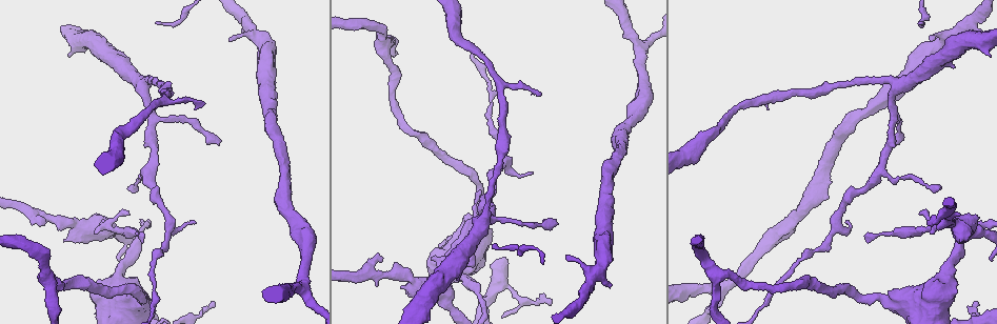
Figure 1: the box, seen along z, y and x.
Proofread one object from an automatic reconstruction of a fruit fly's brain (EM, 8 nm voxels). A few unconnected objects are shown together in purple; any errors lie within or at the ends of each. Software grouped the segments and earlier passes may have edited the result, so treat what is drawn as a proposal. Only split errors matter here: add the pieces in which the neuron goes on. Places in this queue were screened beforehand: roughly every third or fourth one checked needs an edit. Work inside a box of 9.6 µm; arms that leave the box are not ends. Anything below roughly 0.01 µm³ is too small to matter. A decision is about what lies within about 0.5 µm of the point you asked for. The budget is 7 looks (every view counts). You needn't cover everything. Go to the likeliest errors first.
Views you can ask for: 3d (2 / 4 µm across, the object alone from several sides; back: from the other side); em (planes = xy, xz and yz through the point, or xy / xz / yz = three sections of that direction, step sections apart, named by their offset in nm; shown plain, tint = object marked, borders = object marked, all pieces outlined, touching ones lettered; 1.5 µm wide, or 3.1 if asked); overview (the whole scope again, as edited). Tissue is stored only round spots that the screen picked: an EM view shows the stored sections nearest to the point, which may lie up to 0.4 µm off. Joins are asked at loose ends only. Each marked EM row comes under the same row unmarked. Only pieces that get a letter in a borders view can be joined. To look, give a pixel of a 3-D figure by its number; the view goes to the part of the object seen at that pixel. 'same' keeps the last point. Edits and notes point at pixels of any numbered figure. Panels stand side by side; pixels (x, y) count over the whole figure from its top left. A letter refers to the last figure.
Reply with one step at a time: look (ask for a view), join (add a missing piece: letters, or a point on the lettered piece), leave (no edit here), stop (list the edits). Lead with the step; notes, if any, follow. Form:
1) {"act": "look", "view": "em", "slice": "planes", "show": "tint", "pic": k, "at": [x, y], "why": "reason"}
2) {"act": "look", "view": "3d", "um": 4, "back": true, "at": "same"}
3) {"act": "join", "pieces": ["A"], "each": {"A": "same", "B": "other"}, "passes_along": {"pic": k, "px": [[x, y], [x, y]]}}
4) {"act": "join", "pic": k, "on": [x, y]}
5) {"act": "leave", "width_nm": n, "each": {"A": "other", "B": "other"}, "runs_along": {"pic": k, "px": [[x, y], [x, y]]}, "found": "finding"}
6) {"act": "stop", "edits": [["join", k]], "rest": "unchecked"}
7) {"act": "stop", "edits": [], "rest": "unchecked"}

{"act": "look", "view": "em", "slice": "xz", "step": 8, "show": "tint", "pic": 1, "at": [550, 304], "why": "tapers out"}

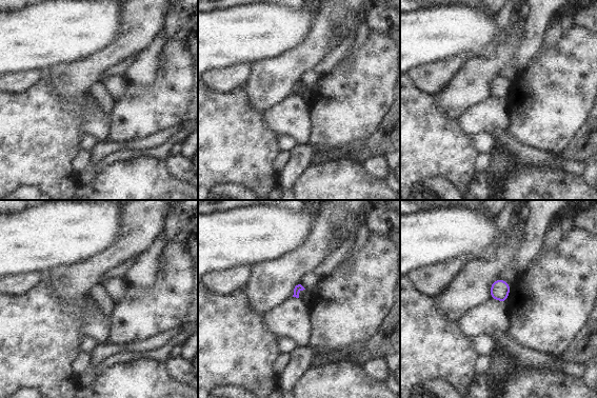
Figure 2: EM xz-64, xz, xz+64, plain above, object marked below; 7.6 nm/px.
{"act": "look", "view": "em", "slice": "planes", "show": "borders", "at": "same"}

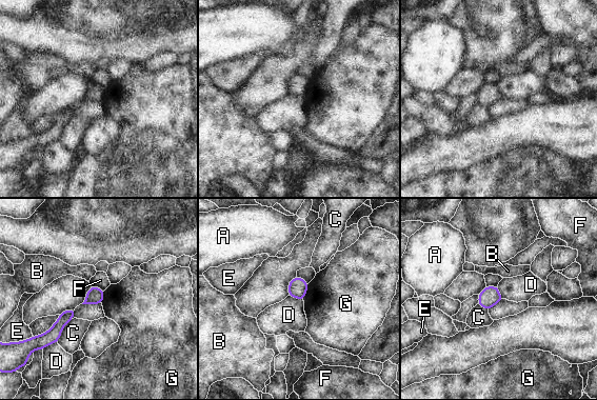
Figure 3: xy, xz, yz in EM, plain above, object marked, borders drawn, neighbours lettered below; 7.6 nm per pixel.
{"act": "leave", "each": {"A": "other", "B": "other", "C": "other", "D": "other", "E": "other", "F": "other", "G": "other"}, "border": {"pic": 3, "px": [[287, 296], [302, 300]]}, "found": "no lettered piece goes on from it"}

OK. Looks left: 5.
{"act": "look", "view": "3d", "um": 2, "pic": 1, "at": [541, 95], "why": "thin end"}

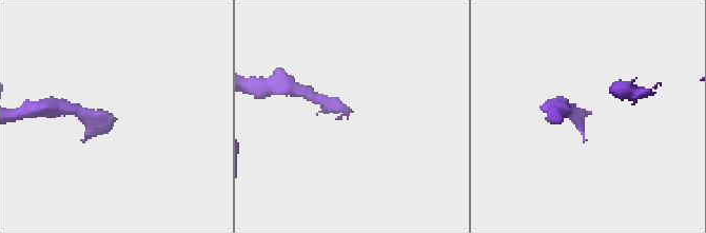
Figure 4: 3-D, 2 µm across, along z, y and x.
{"act": "look", "view": "em", "slice": "planes", "show": "borders", "pic": 4, "at": [583, 122], "why": "need the tissue"}

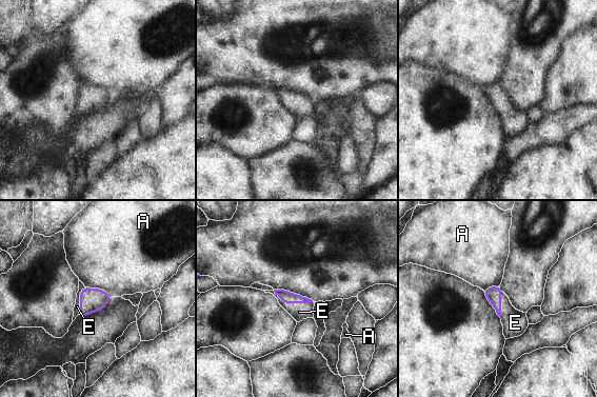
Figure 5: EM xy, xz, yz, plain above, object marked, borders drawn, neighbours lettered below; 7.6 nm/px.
{"act": "join", "pieces": ["E"], "each": {"A": "other", "E": "same"}, "passes_along": {"pic": 5, "px": [[286, 297], [293, 302], [299, 312]]}, "found": "the neuron continues"}

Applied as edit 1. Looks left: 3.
{"act": "look", "view": "em", "slice": "planes", "show": "borders", "pic": 1, "at": [127, 189], "why": "thin end"}

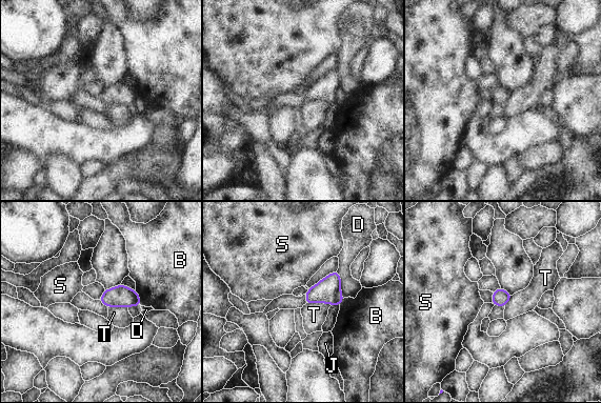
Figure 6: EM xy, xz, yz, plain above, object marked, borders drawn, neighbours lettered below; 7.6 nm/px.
{"act": "leave", "width_nm": 130, "each": {"B": "other", "D": "other", "J": "other", "S": "other", "T": "other"}, "border": {"pic": 6, "px": [[305, 303], [328, 303], [331, 305]]}, "found": "no lettered piece goes on from it"}

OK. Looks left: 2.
{"act": "stop", "edits": [["join", 5]], "rest": "unchecked"}

